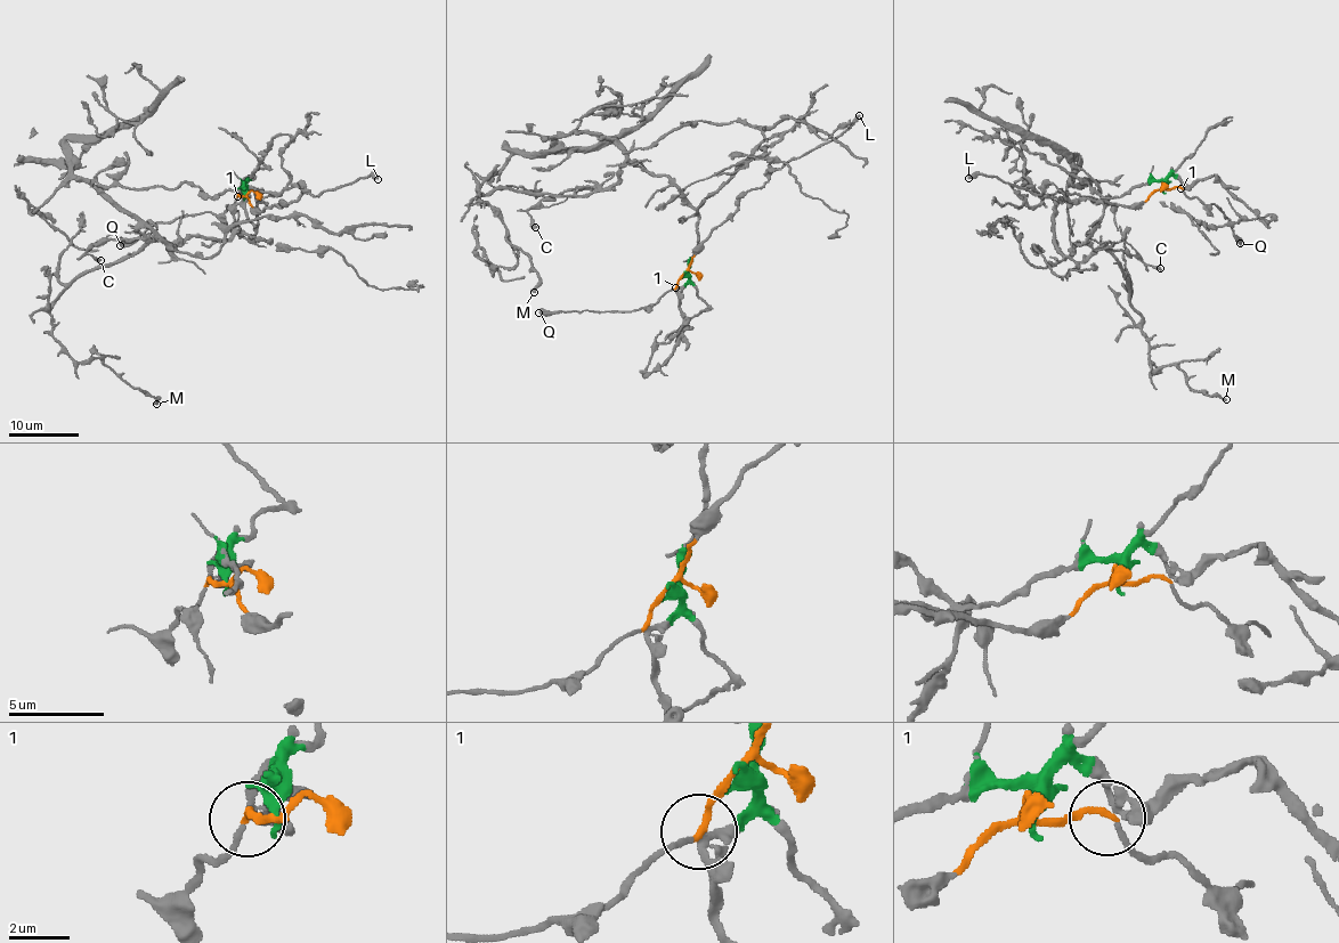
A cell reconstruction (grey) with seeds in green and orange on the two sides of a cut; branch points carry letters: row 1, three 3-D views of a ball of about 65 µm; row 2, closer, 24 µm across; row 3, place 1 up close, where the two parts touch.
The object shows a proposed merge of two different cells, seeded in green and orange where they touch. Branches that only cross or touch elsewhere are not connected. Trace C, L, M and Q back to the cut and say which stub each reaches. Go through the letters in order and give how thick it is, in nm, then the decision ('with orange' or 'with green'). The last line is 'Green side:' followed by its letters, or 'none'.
C: calibre 400 nm; with green
L: calibre 340 nm; with orange
M: calibre 240 nm; with green
Q: calibre 400 nm; with orange
Green side: C, M

